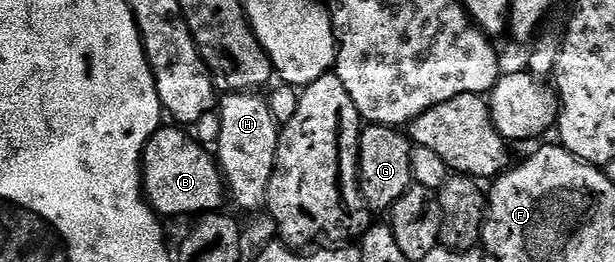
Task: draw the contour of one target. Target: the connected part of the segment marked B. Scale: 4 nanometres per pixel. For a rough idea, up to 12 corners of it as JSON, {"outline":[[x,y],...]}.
{"outline":[[178,125],[142,151],[142,194],[155,215],[227,206],[217,158]]}

